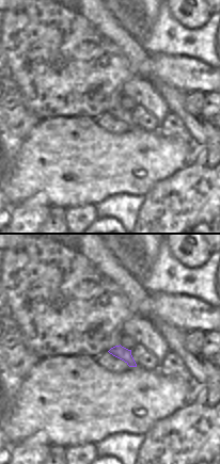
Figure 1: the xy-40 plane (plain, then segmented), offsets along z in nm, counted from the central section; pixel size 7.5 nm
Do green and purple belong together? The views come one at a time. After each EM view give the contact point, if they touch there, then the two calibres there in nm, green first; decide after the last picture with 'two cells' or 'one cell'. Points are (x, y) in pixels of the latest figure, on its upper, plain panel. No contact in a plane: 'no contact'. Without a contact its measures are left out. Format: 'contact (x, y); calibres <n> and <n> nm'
no contact

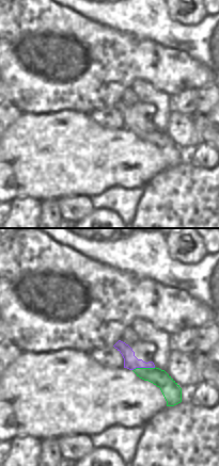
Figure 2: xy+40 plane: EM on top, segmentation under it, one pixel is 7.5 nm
contact (143, 129); calibres 130 and 110 nm

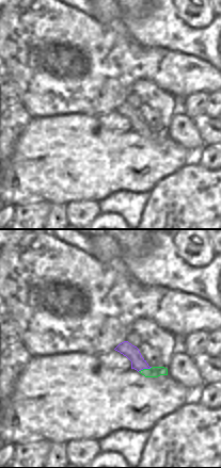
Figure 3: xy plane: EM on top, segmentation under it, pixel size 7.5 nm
contact (144, 130); calibres 80 and 110 nm

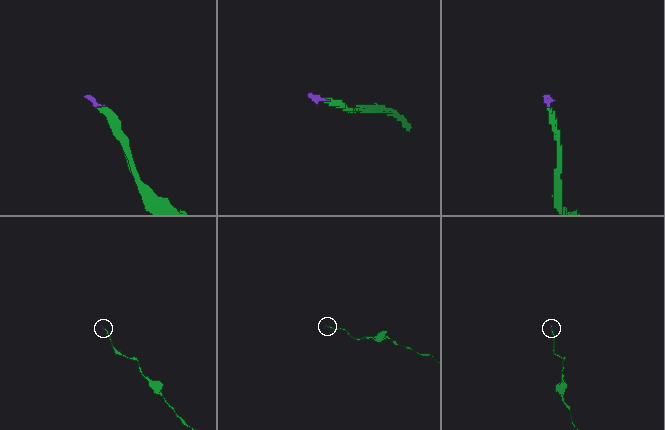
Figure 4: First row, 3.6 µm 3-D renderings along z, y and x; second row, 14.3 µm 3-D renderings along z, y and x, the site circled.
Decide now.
one cell

